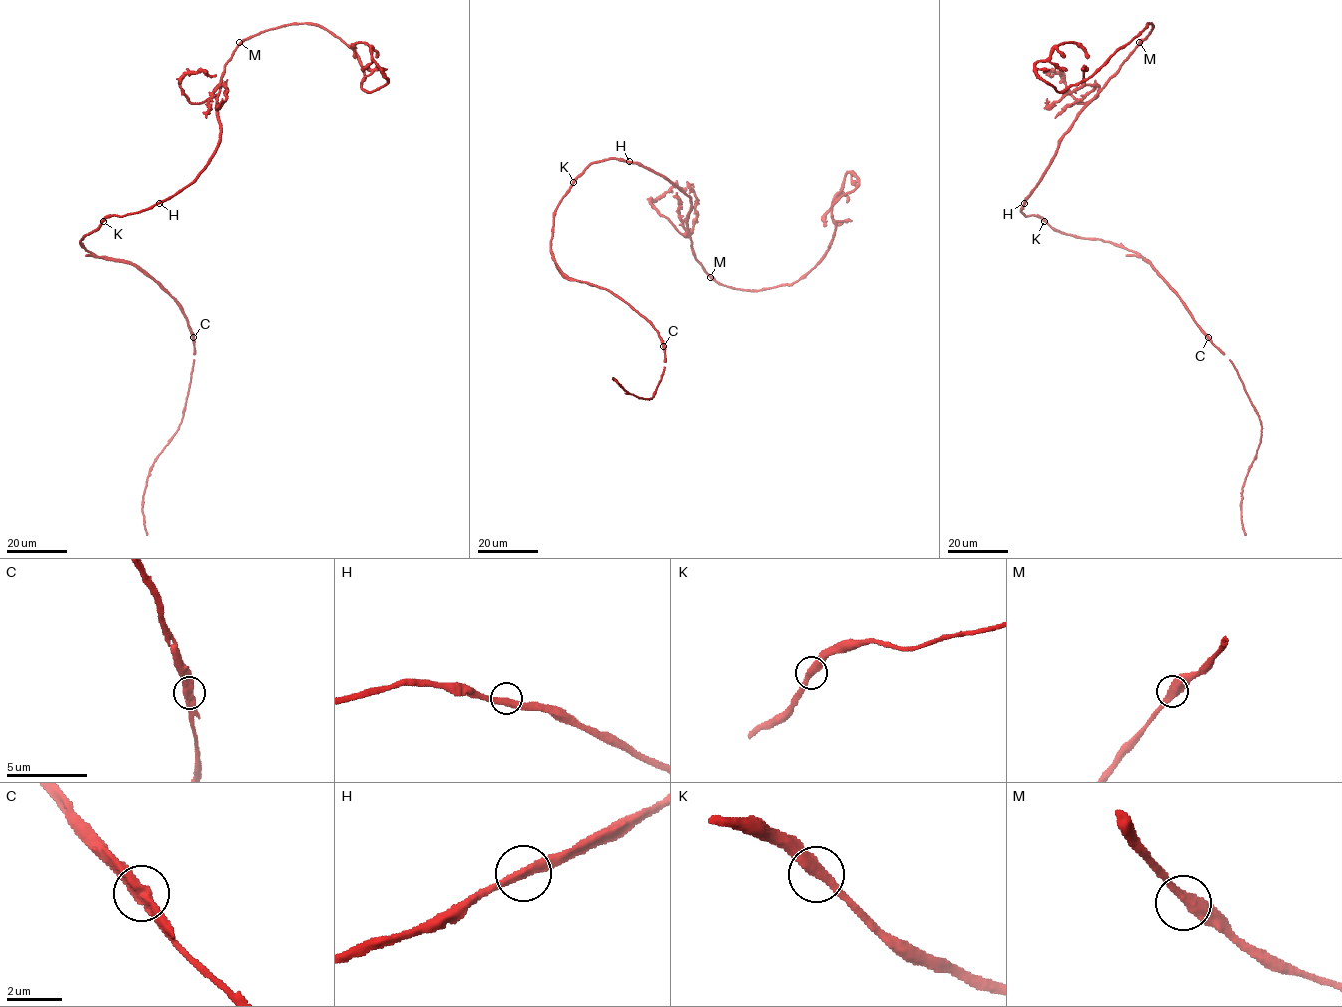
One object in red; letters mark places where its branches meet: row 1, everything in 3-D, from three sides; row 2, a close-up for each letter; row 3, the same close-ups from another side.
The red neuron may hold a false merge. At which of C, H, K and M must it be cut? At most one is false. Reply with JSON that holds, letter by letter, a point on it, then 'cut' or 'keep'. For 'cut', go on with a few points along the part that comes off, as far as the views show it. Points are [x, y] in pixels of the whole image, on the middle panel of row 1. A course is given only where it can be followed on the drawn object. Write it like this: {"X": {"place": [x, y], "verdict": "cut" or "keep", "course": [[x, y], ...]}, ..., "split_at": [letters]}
{"C": {"place": [663, 346], "verdict": "cut", "course": [[663, 345], [658, 332], [632, 306], [604, 288], [568, 278], [556, 263]]}, "H": {"place": [629, 161], "verdict": "keep"}, "K": {"place": [573, 182], "verdict": "keep"}, "M": {"place": [710, 277], "verdict": "keep"}, "split_at": ["C"]}

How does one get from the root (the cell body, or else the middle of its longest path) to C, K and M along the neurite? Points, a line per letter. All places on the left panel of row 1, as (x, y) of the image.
C: (159, 202), (140, 212), (108, 215), (80, 242), (97, 257), (135, 265), (149, 274), (179, 306), (193, 337)
K: (159, 202), (140, 212), (108, 215), (102, 221)
M: (159, 202), (186, 187), (214, 152), (220, 132), (217, 108), (220, 77), (239, 42)

